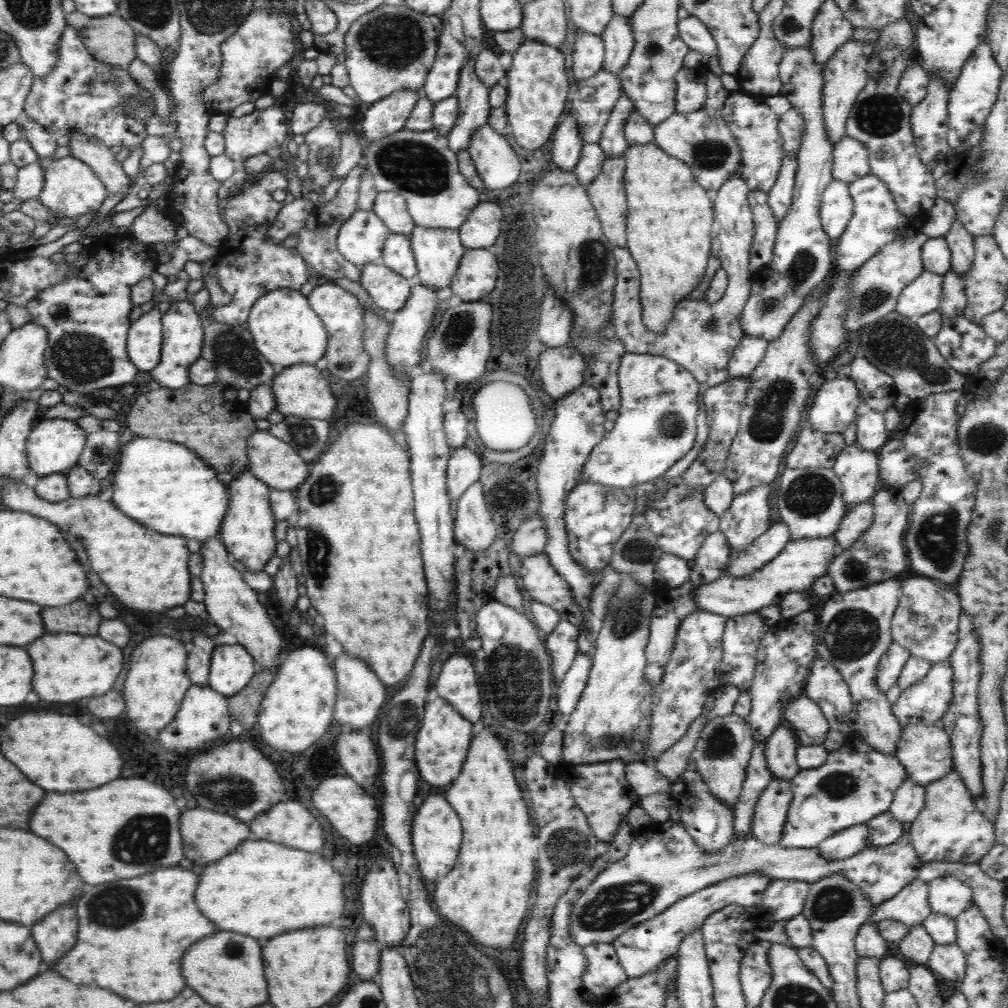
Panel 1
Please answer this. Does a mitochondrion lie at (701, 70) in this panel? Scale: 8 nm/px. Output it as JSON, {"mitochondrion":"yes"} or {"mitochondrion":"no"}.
{"mitochondrion":"no"}

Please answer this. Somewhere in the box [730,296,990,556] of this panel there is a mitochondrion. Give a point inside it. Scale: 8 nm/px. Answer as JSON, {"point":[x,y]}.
{"point":[898,346]}

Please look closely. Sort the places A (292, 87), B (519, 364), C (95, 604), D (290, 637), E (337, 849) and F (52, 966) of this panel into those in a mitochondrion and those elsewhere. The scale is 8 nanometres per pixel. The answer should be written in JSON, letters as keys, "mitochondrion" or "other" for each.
{"A":"other","B":"other","C":"other","D":"other","E":"other","F":"other"}

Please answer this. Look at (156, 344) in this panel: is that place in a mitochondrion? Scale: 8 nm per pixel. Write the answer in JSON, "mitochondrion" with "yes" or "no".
{"mitochondrion":"no"}

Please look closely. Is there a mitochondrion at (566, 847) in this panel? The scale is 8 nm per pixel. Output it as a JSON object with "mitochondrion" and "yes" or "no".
{"mitochondrion":"yes"}

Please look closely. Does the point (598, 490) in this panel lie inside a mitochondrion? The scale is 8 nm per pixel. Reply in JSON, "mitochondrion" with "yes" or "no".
{"mitochondrion":"no"}

